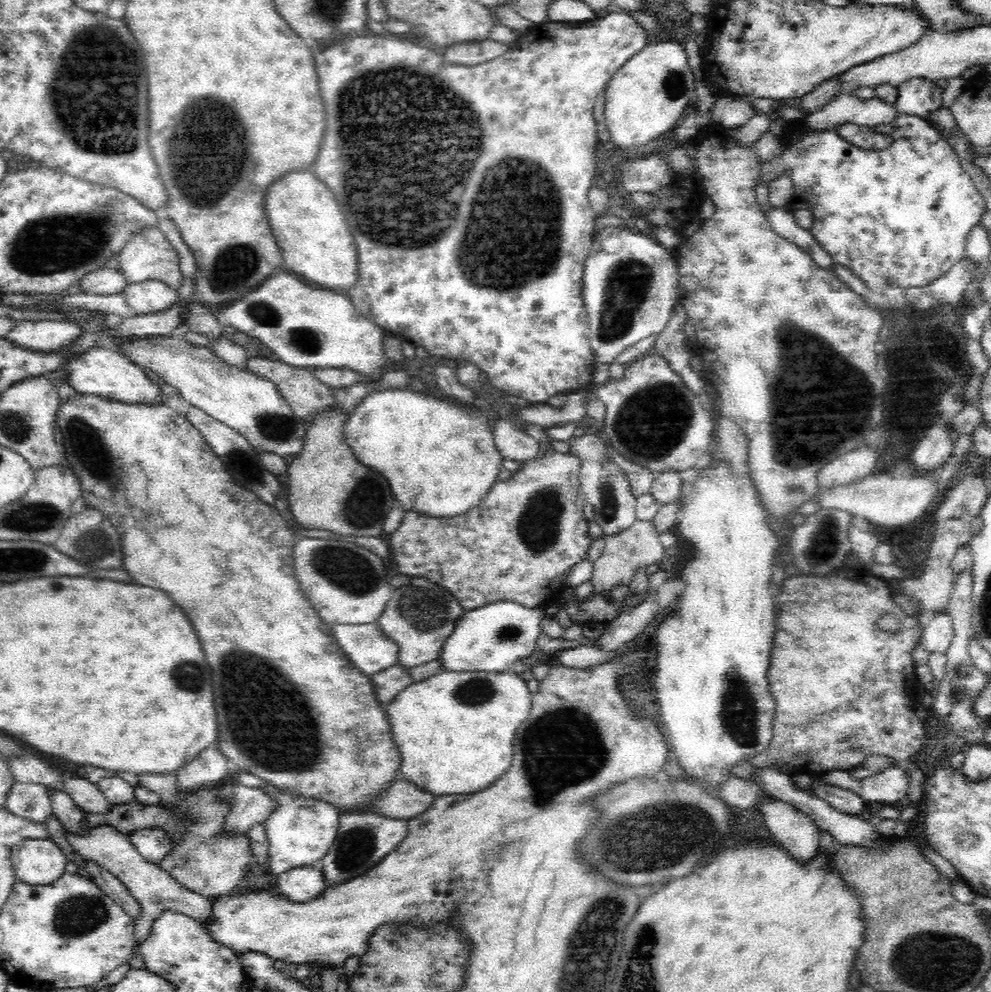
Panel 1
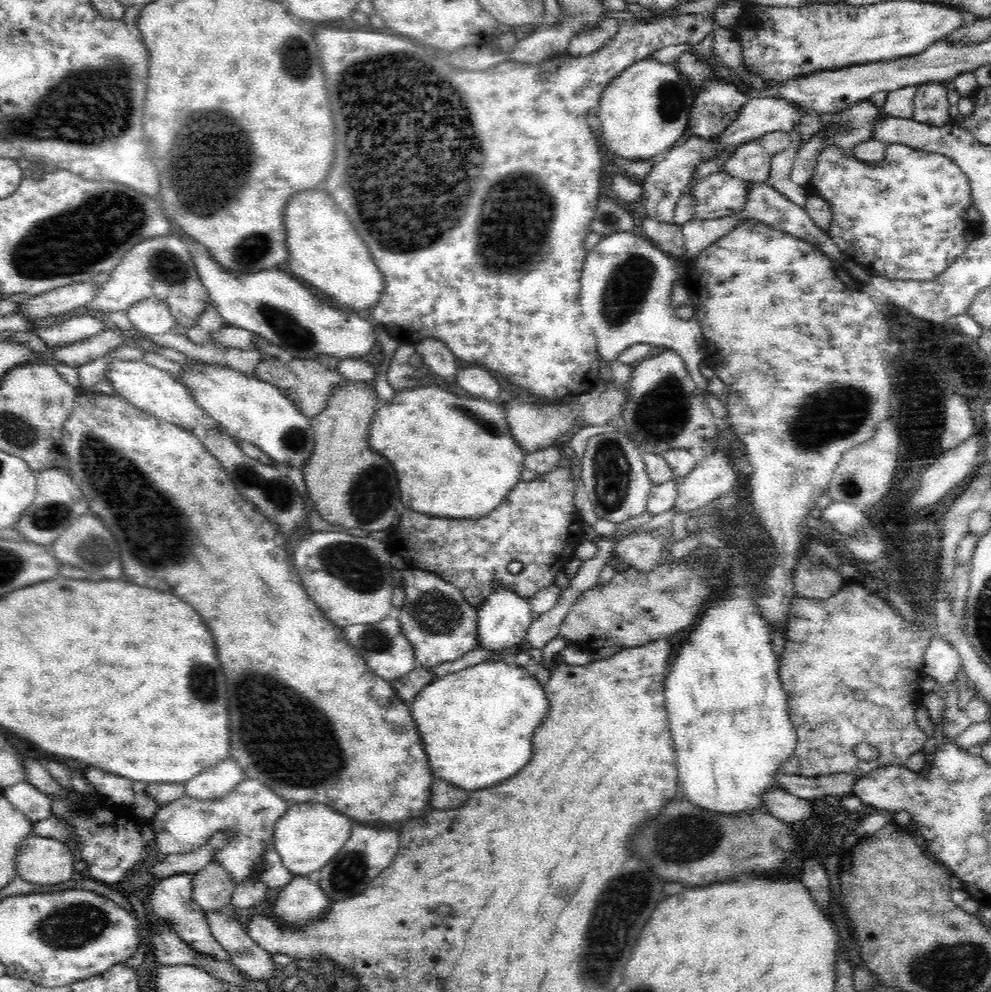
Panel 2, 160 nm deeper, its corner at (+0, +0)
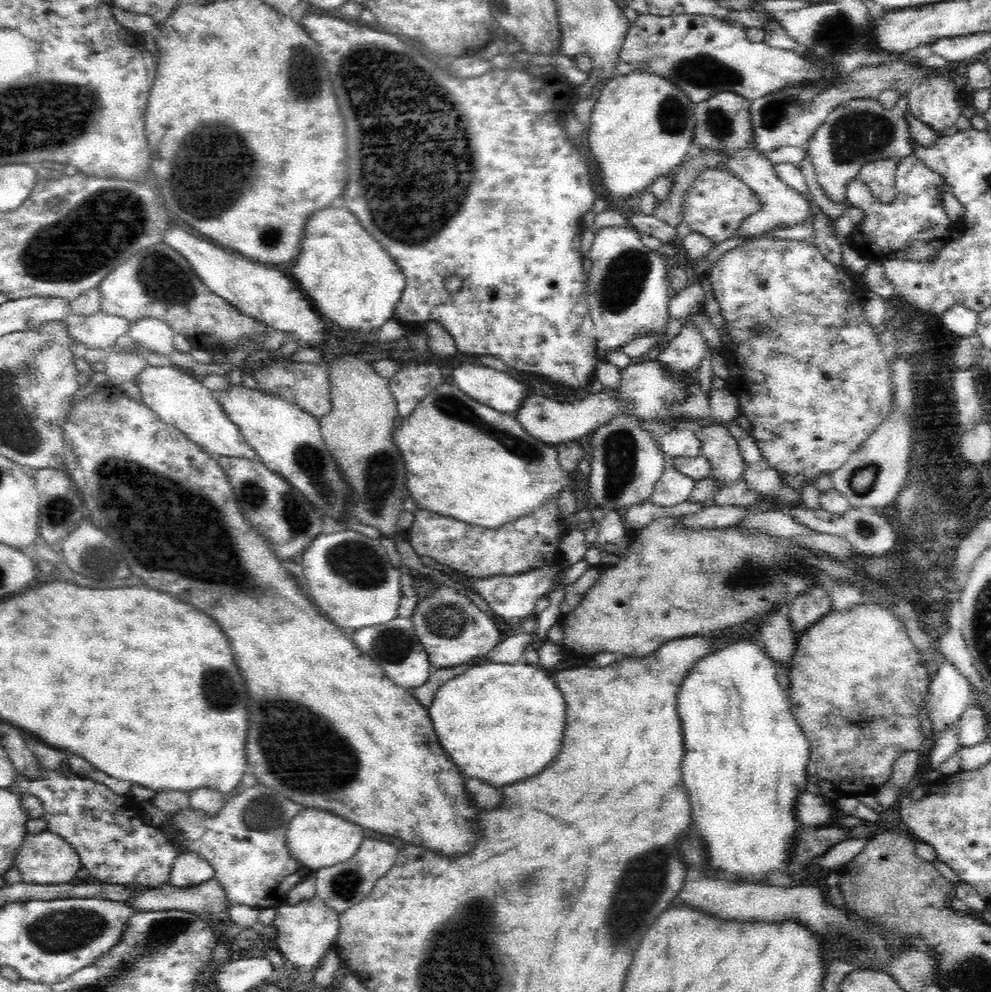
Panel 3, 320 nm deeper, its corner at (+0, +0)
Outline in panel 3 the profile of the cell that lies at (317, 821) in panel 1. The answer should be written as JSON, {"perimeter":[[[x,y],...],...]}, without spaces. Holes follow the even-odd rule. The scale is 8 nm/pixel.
{"perimeter":[[[304,809],[292,820],[286,832],[286,845],[290,855],[310,870],[331,867],[350,860],[364,842],[364,828],[323,809]]]}

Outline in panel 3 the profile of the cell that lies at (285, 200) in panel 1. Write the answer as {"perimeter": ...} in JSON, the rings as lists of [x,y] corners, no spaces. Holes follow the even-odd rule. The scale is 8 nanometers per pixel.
{"perimeter":[[[344,208],[316,210],[304,228],[302,254],[292,268],[294,282],[322,318],[346,332],[372,332],[395,317],[406,278],[394,257]]]}

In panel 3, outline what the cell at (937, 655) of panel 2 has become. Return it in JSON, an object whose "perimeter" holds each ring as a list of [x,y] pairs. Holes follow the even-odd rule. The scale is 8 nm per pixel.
{"perimeter":[[[948,660],[941,666],[929,686],[926,704],[934,736],[946,732],[970,707],[973,686]]]}

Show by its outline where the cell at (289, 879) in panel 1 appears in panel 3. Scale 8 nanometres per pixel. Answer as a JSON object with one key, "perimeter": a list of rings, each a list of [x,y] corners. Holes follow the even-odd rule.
{"perimeter":[[[320,899],[302,901],[296,905],[280,905],[276,908],[273,924],[277,930],[278,952],[290,960],[302,974],[316,968],[322,956],[335,948],[338,938],[339,913],[326,906]]]}

